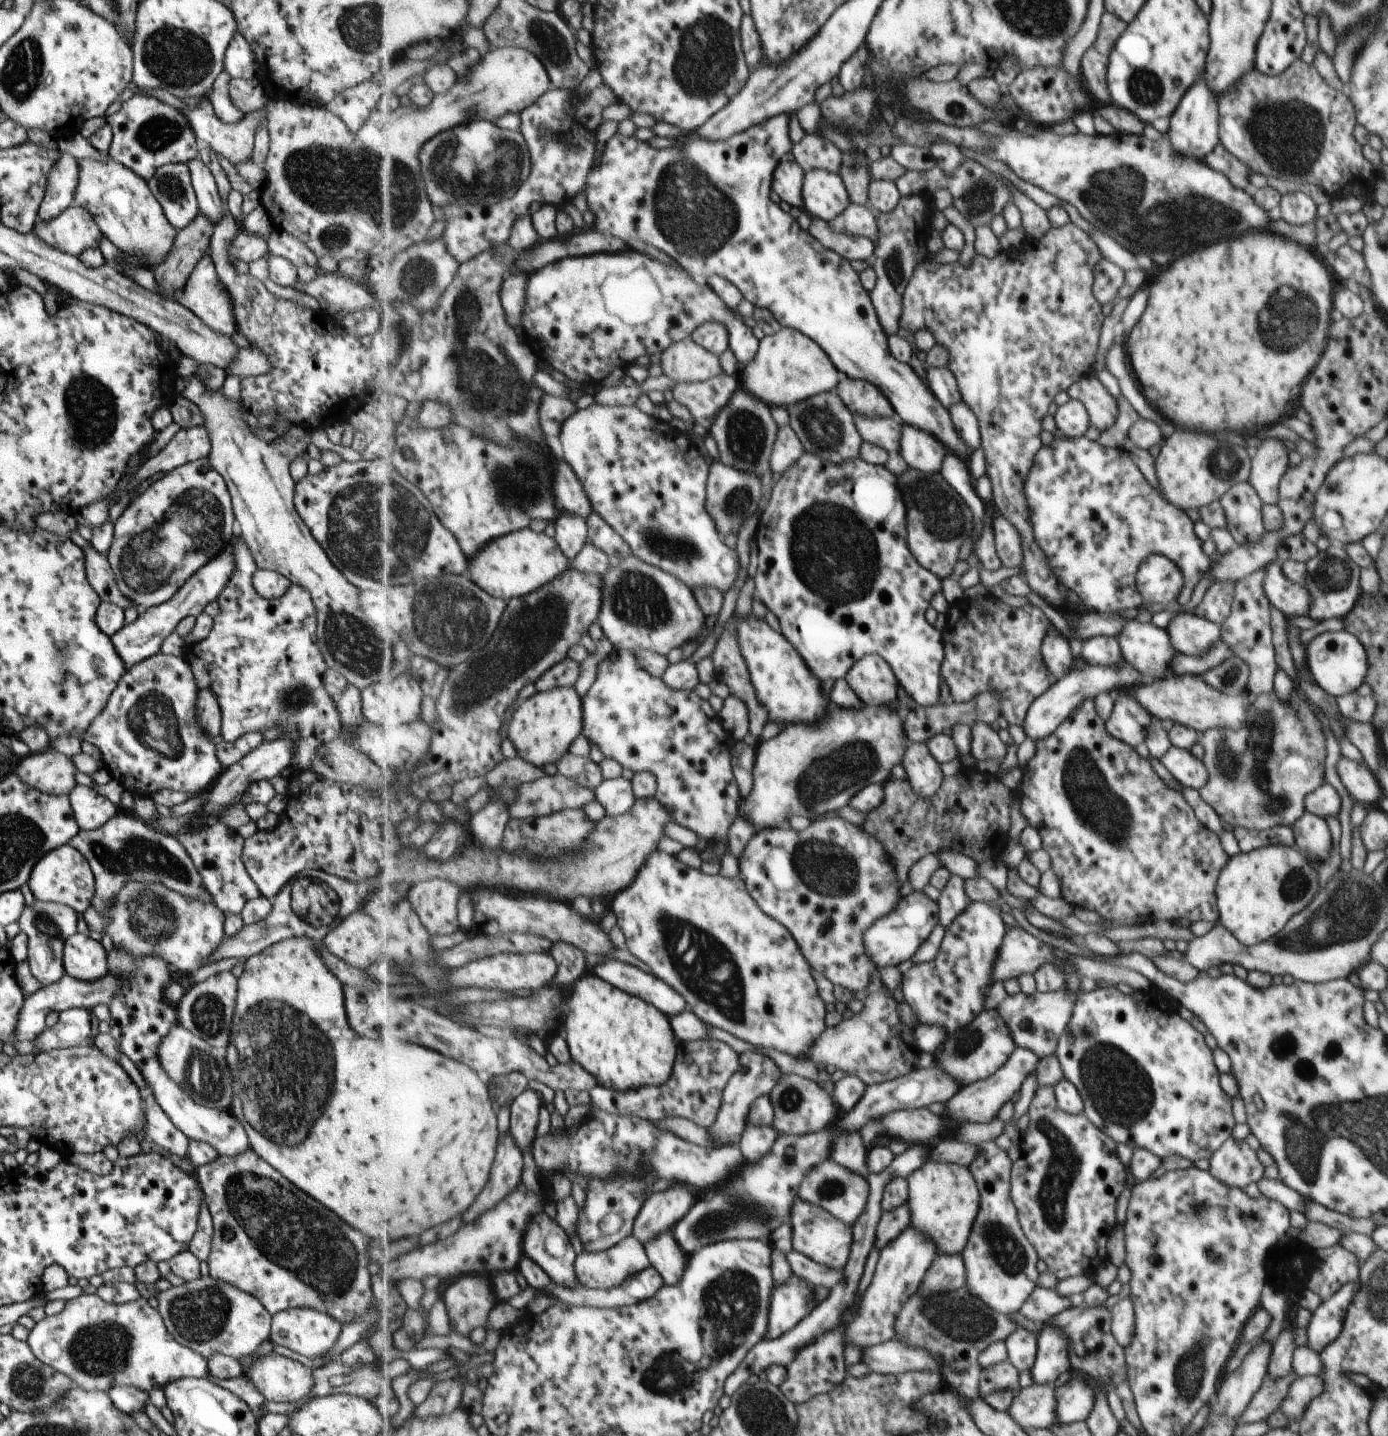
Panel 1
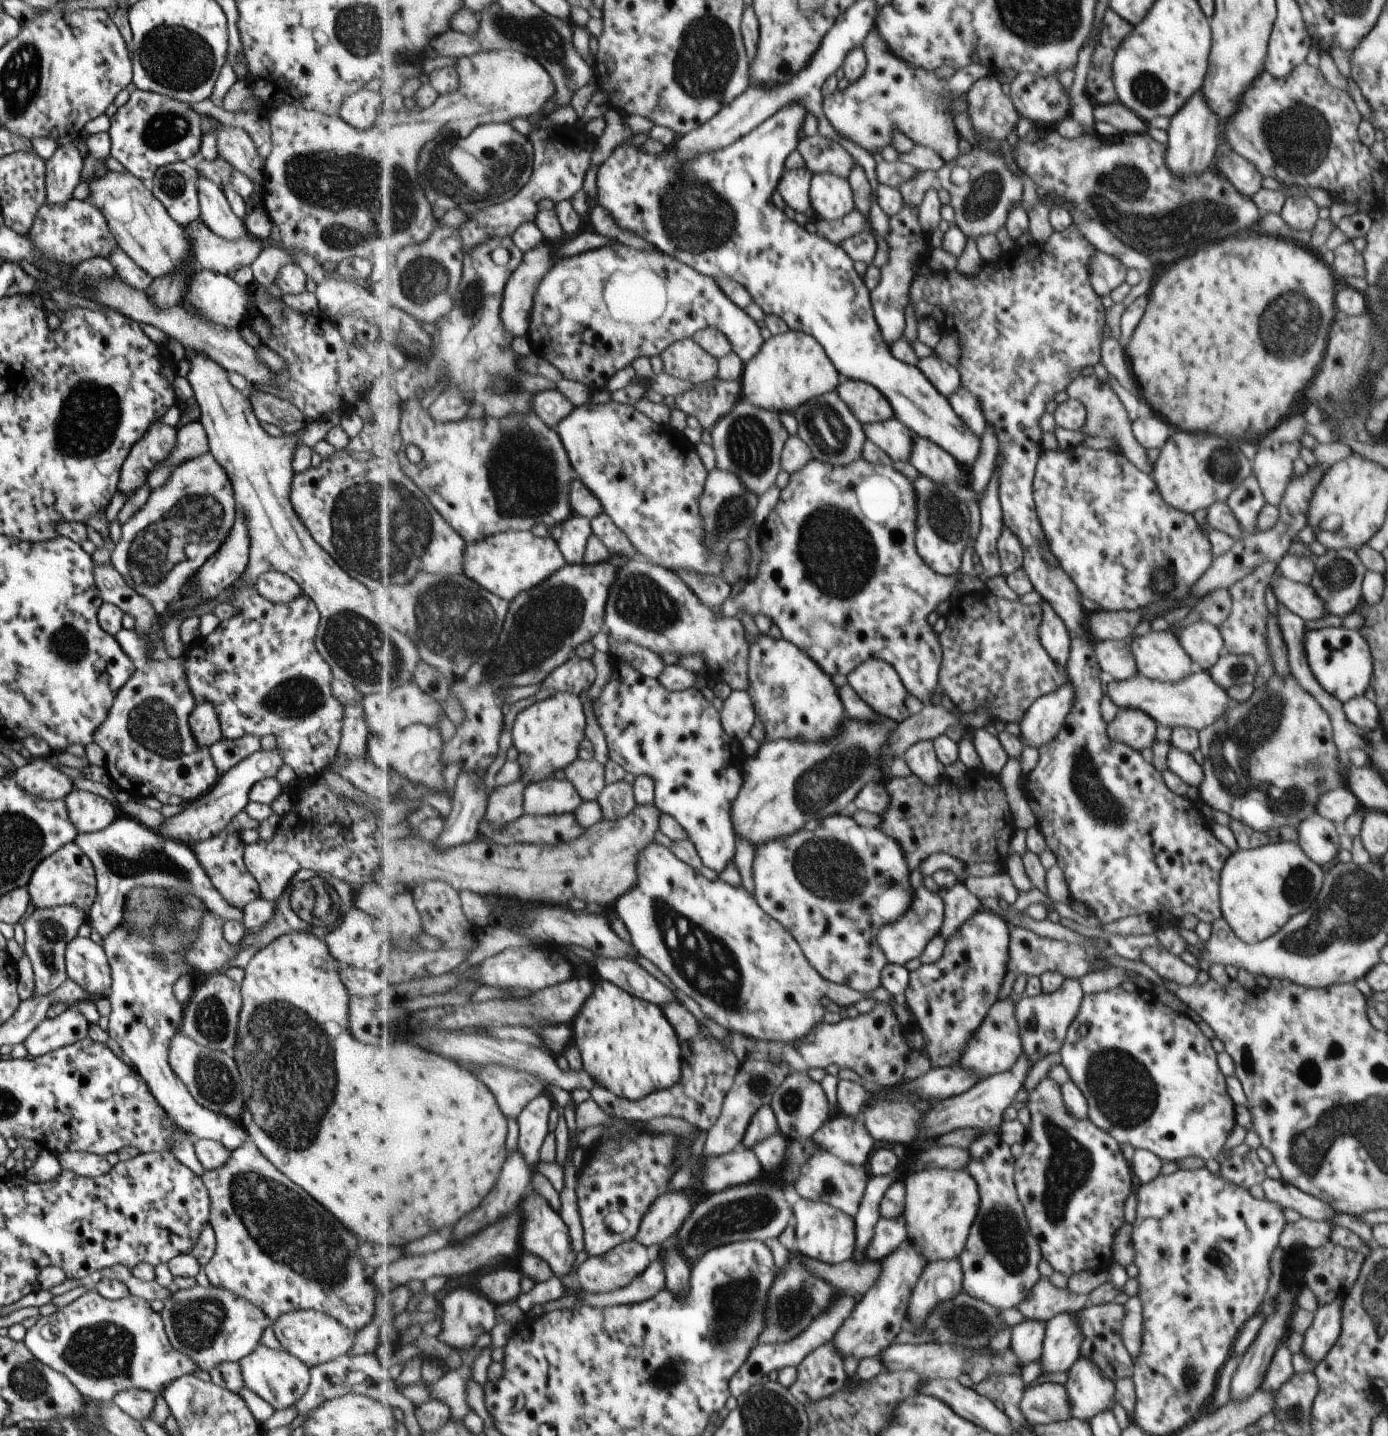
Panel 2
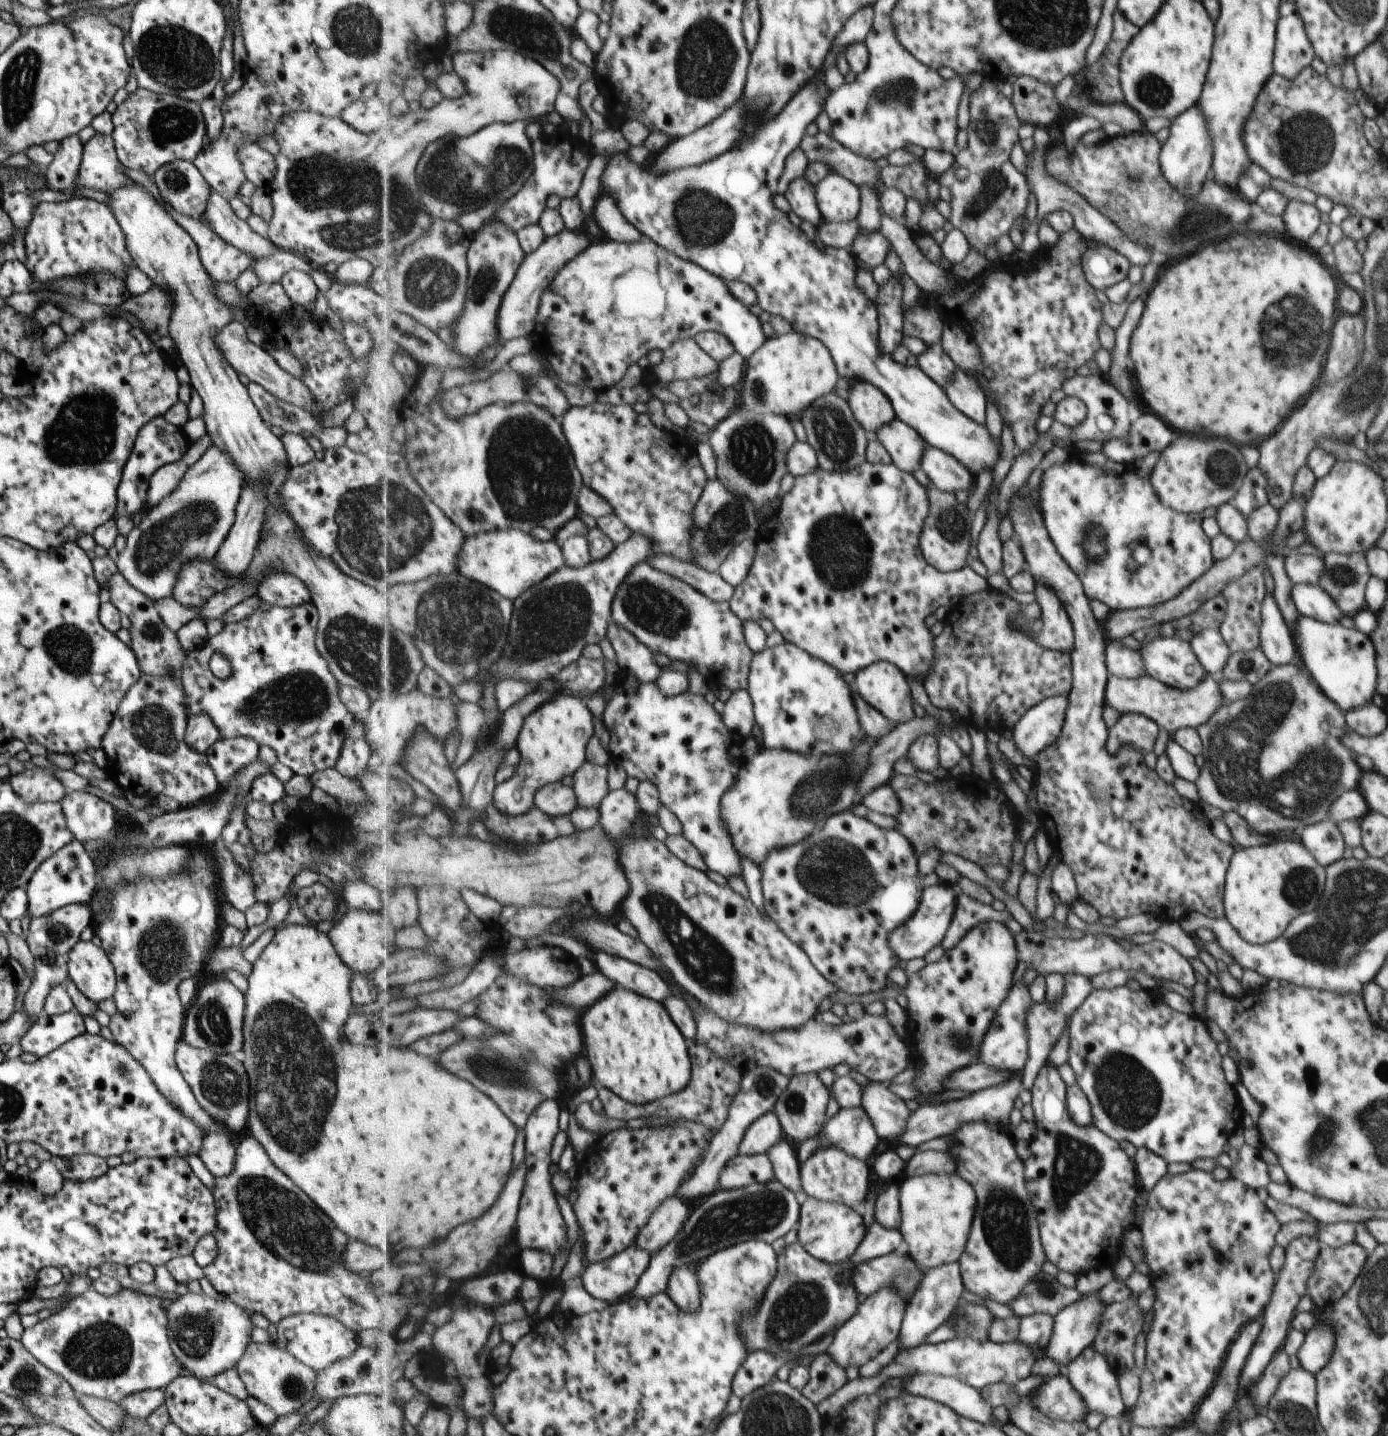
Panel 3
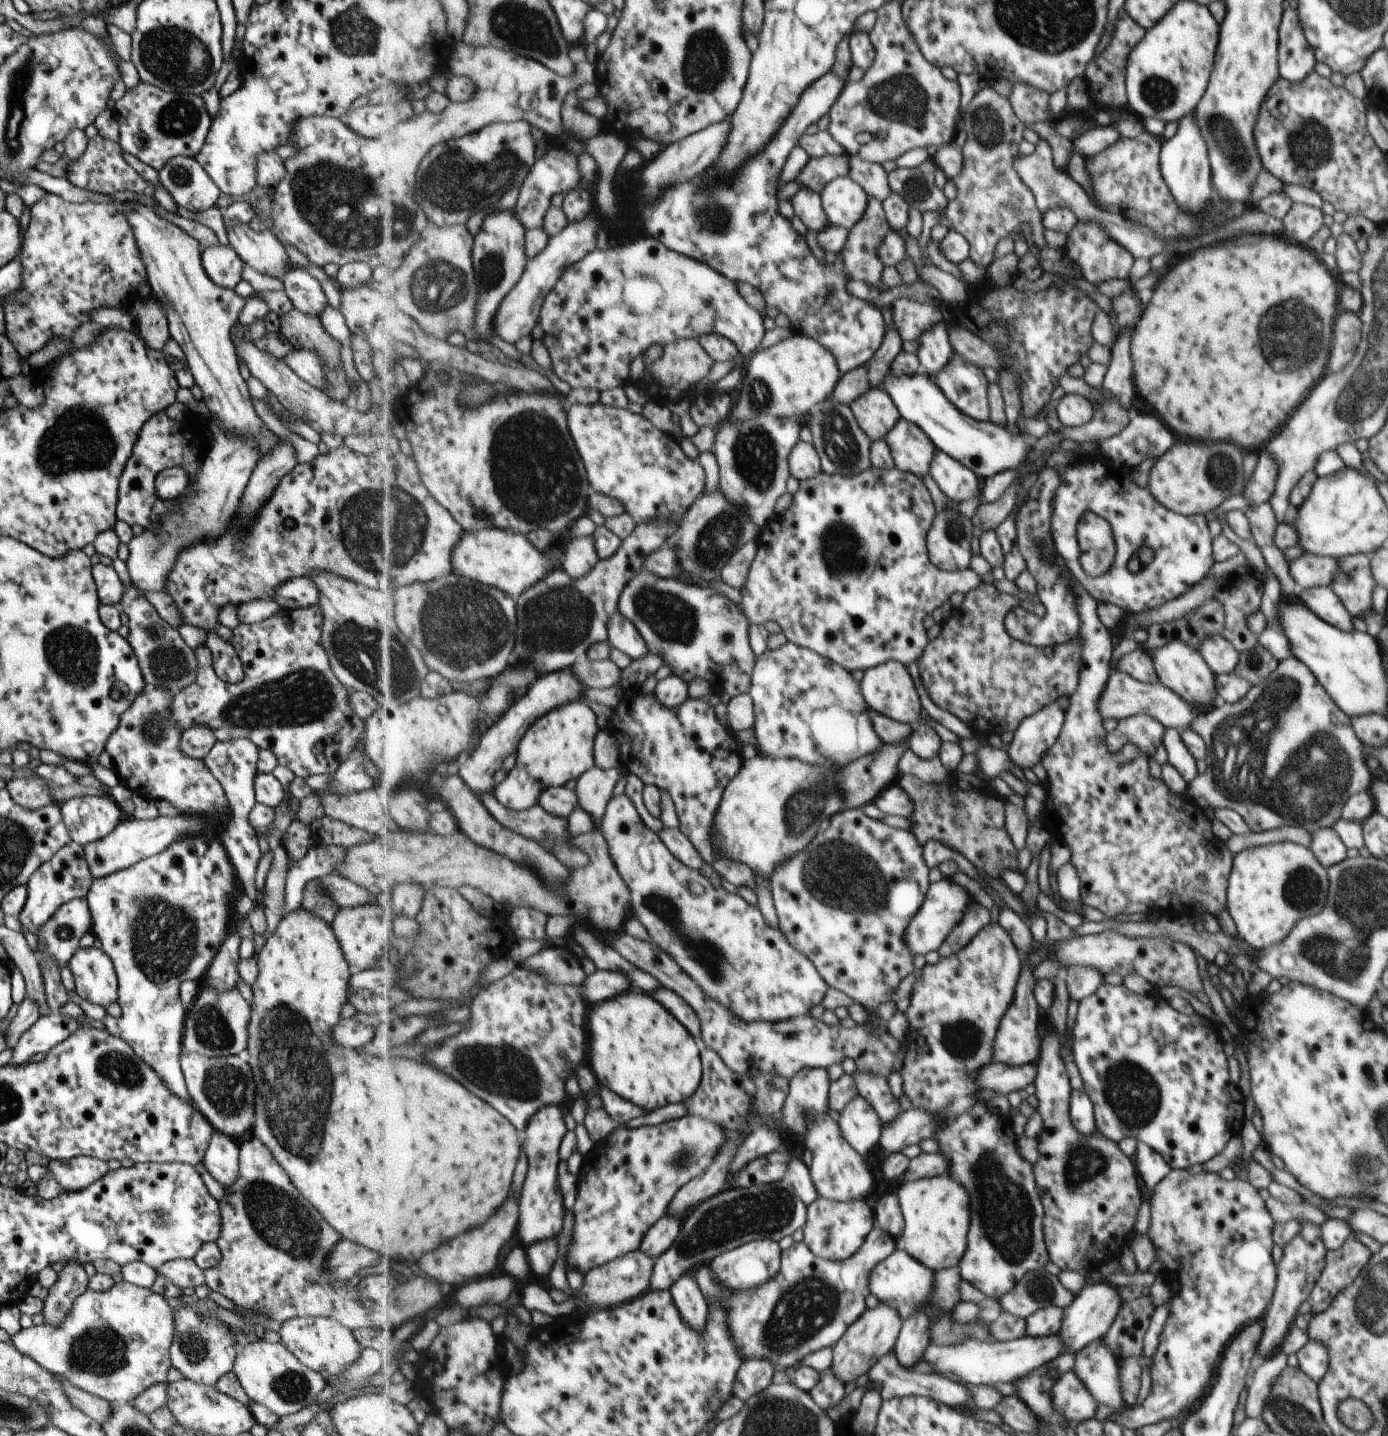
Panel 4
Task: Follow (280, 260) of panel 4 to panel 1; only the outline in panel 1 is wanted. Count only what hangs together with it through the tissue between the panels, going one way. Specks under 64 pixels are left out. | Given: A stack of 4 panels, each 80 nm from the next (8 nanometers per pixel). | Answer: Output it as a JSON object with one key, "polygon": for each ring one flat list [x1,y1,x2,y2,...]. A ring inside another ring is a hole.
{"polygon":[[189,160,185,162,189,170,189,178,194,196,197,200,198,212,201,212,213,227,223,218,223,204,217,194,217,188,211,172,201,160]]}

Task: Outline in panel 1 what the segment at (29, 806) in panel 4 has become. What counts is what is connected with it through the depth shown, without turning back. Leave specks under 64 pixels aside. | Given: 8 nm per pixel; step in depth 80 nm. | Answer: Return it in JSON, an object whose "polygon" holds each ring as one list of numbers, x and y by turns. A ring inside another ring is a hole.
{"polygon":[[46,749,22,757,14,774,34,790,59,795,68,794,76,786,75,771,69,756]]}

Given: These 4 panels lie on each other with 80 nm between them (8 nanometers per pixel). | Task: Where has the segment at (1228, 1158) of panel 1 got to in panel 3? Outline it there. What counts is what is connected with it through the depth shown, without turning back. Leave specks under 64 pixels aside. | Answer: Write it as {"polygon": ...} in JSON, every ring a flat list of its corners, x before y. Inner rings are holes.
{"polygon":[[1243,1144,1237,1150,1237,1161,1231,1162,1229,1177,1239,1180,1244,1186,1252,1189,1264,1188,1270,1182,1266,1164,1260,1159,1258,1150]]}

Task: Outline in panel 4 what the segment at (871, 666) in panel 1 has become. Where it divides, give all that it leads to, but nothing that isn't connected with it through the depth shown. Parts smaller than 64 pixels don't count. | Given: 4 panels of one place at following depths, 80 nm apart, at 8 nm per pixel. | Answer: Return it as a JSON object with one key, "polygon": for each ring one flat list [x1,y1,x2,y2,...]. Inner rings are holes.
{"polygon":[[888,661,880,666,875,666,864,672,861,680,861,692,868,706,877,710,880,714,895,720,901,724,917,726,921,724,921,696,917,692,917,686,909,674,905,664,897,661]]}

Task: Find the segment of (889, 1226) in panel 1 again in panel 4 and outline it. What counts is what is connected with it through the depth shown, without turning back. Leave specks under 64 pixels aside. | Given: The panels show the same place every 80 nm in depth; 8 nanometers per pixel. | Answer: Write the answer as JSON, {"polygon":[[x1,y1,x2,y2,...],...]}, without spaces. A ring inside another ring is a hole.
{"polygon":[[877,1222,874,1223,874,1228,865,1245,861,1246,852,1258,845,1261,825,1260,813,1254,807,1244,795,1243,788,1249,782,1250,781,1269,778,1277,773,1278,764,1286,759,1286,755,1290,743,1290,743,1292,731,1292,727,1288,721,1288,721,1280,715,1276,715,1272,711,1274,711,1268,703,1265,694,1273,695,1278,703,1295,708,1300,709,1298,717,1298,721,1300,721,1304,725,1308,730,1308,730,1323,729,1330,733,1340,737,1342,741,1354,744,1359,759,1358,759,1360,769,1360,776,1364,778,1368,791,1368,801,1364,809,1354,818,1352,826,1347,833,1347,847,1332,847,1328,857,1322,859,1316,862,1316,867,1310,867,1298,871,1296,869,1290,869,1278,871,1272,877,1264,881,1264,883,1260,887,1260,895,1250,898,1250,900,1240,893,1238,889,1232,885,1232]]}

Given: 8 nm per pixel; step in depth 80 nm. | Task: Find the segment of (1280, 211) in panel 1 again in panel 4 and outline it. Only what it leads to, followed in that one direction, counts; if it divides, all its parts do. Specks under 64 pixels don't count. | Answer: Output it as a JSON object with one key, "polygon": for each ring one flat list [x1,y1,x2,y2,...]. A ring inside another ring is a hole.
{"polygon":[[1292,203,1283,216,1280,235,1288,242,1297,242,1306,246,1309,238,1321,228,1323,216,1321,210,1313,206]]}

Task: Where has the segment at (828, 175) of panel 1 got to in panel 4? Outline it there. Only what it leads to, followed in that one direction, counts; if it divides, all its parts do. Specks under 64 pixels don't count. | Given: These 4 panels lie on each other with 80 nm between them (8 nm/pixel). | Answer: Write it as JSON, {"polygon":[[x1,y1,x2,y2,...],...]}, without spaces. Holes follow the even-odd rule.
{"polygon":[[850,176,835,178,820,193,830,223,852,230,864,218,869,194]]}

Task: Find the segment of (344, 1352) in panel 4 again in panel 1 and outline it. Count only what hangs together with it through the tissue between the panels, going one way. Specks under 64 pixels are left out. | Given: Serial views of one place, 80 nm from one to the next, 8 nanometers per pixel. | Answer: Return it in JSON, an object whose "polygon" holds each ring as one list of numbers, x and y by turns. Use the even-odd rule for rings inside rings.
{"polygon":[[306,1307,287,1308,270,1316,269,1341,303,1358,328,1357,343,1328,327,1314]]}

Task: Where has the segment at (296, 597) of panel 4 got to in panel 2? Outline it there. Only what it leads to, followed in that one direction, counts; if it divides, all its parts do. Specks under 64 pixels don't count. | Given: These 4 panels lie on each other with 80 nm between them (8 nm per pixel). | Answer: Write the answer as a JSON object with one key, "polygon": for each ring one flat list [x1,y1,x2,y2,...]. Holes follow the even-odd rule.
{"polygon":[[277,571,260,574,254,588,261,598,272,603,288,603,302,594,302,590,291,577]]}

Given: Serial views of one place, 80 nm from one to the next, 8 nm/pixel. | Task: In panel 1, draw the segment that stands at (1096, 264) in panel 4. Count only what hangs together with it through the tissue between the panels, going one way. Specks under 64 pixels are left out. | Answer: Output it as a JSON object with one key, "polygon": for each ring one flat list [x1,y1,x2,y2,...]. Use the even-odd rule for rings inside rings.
{"polygon":[[1107,259,1096,266,1095,280,1092,282,1093,298,1106,306,1107,310,1116,302,1116,294,1124,285,1124,271]]}

